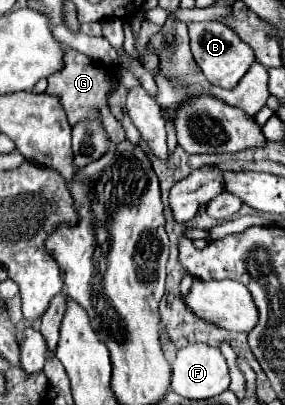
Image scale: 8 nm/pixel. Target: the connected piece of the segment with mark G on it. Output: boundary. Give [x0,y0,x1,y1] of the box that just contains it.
[47,50,125,144]

